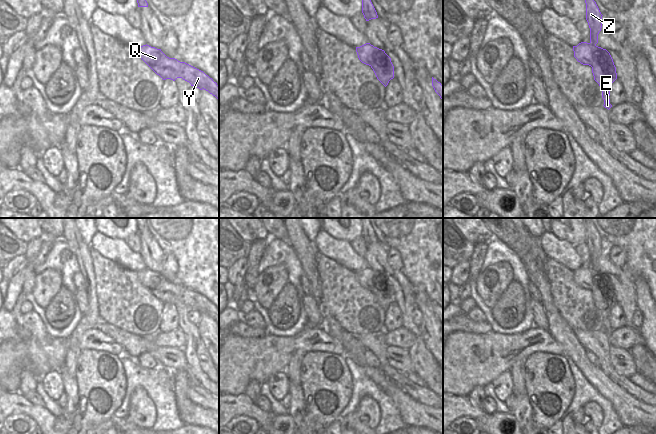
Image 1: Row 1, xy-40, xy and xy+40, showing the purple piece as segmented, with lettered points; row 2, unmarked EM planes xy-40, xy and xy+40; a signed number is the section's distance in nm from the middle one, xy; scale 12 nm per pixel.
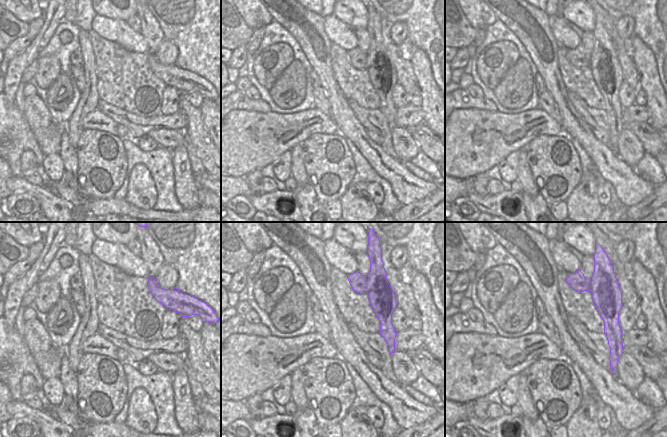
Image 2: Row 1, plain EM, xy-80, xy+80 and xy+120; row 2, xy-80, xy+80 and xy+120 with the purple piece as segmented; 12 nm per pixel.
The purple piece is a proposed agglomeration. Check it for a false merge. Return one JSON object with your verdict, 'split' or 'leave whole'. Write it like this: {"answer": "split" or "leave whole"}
{"answer": "split"}

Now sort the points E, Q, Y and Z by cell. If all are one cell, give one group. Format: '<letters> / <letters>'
E Z / Q Y

